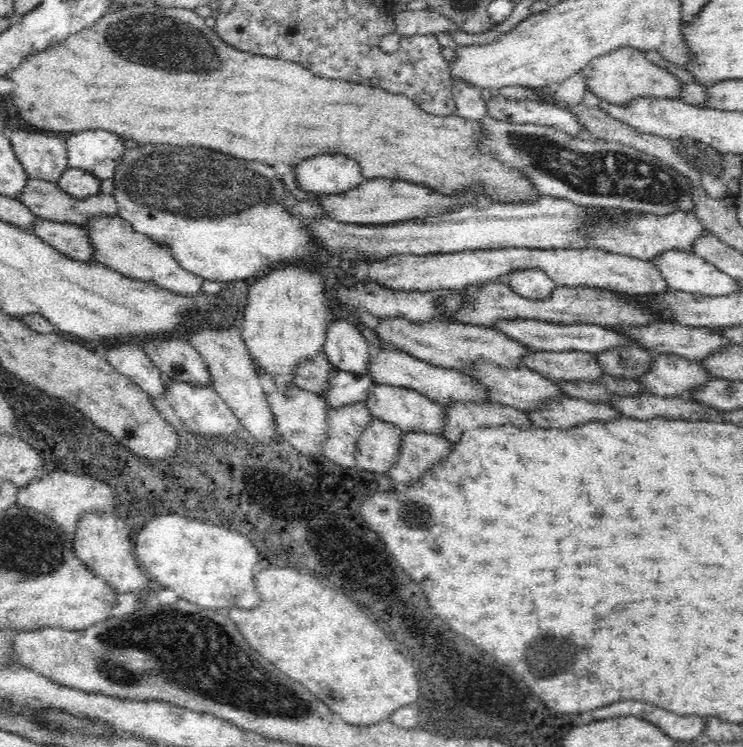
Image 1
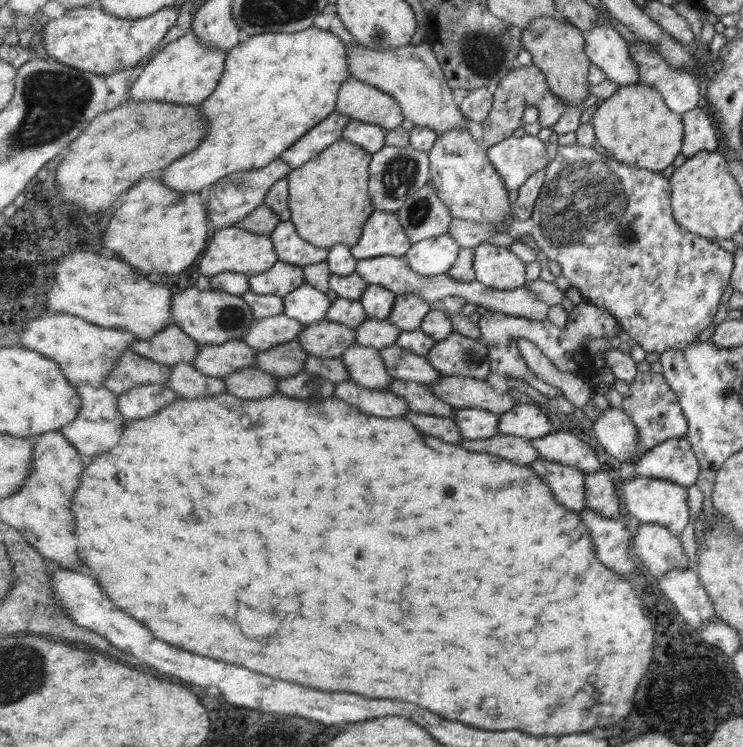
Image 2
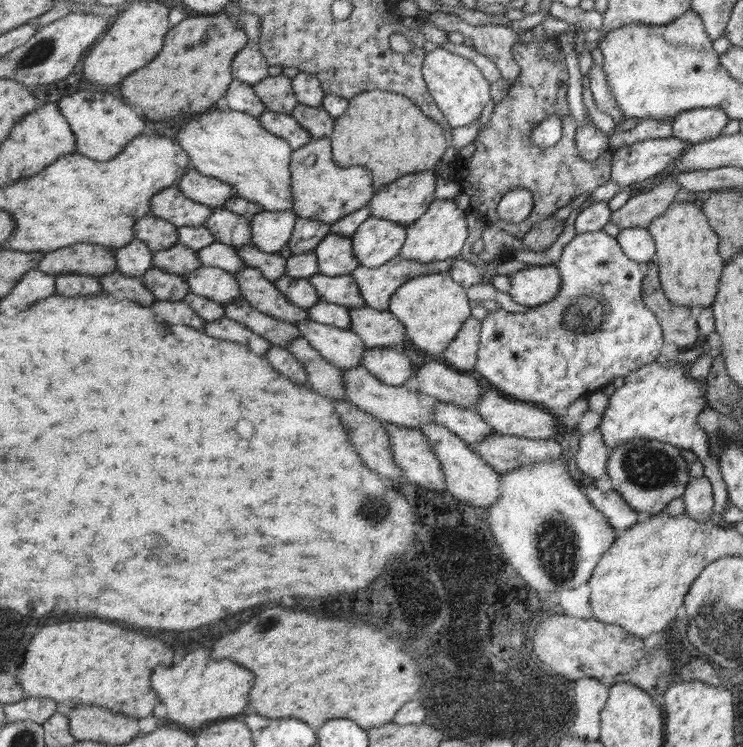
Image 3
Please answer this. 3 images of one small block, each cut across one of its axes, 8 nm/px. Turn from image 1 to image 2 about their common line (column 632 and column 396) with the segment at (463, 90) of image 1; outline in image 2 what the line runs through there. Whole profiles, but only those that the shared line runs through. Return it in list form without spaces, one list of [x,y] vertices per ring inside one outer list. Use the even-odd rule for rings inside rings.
[[[411,144],[407,147],[385,145],[372,155],[372,162],[369,192],[373,192],[372,203],[377,210],[397,213],[412,194],[432,180],[429,153],[417,150]]]

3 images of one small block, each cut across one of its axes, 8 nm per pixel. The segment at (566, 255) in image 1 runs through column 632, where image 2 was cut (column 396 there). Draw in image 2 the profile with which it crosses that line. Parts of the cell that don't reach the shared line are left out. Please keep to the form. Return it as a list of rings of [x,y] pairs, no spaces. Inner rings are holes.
[[[379,256],[372,259],[358,260],[356,271],[365,278],[368,284],[381,285],[391,292],[400,294],[415,293],[431,303],[431,306],[439,306],[441,301],[448,296],[458,296],[467,299],[469,304],[484,307],[487,310],[504,312],[511,316],[527,318],[529,320],[547,320],[549,304],[543,302],[535,291],[527,285],[512,291],[497,290],[474,282],[460,282],[452,278],[448,273],[438,276],[422,276],[415,272],[408,261],[403,257]]]

